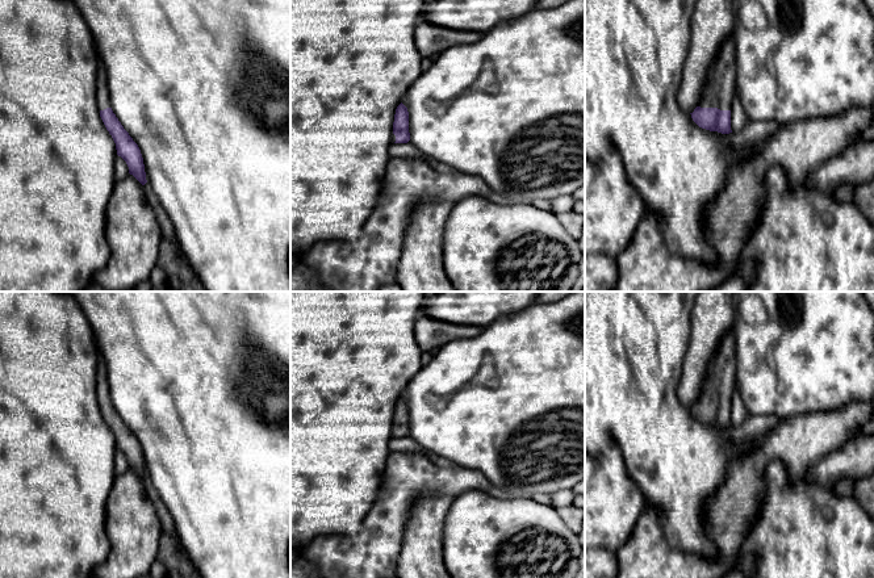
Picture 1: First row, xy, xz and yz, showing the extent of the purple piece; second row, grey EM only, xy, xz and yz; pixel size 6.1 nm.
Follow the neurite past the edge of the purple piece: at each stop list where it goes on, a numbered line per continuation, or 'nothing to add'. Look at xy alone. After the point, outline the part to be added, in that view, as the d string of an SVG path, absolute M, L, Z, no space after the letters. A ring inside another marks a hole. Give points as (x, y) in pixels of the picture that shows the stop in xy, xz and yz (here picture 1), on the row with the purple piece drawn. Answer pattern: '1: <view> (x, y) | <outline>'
1: xy (103, 99) | M99 58L97 80L96 80L96 101L99 110L112 108L112 101L109 99L109 89L106 84L106 72L100 58Z

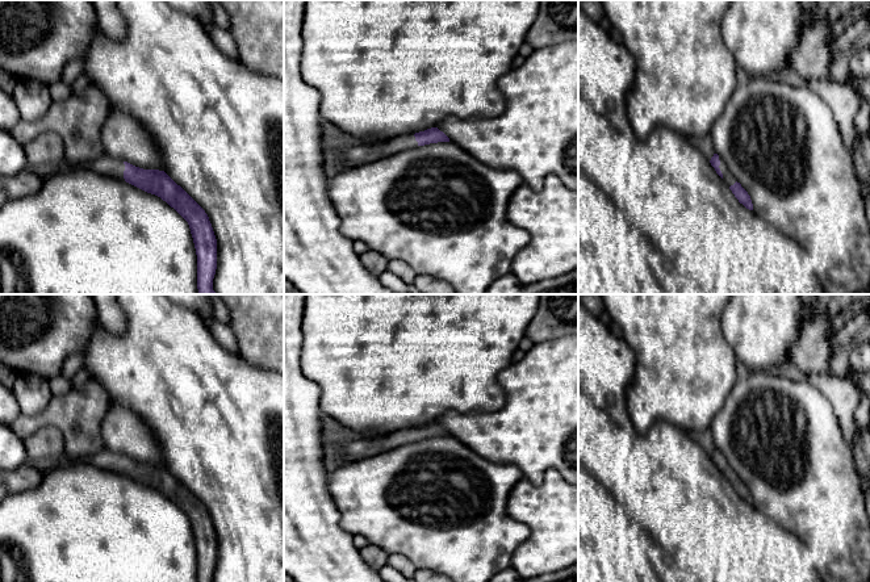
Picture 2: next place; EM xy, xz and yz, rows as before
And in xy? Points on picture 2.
1: xy (107, 166) | M106 155L83 164L70 164L67 160L64 160L60 166L42 166L42 167L26 166L24 171L34 172L37 176L39 176L45 181L46 179L51 177L53 175L60 172L62 169L67 167L74 167L78 169L89 169L89 171L125 181L124 160L114 159Z

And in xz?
1: xz (356, 155) | M405 134L377 146L364 146L361 143L342 148L346 169L380 160L401 151L418 147L414 134Z

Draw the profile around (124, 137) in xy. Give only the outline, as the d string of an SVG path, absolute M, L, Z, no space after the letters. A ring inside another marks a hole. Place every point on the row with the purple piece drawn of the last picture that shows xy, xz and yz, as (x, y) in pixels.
M110 109L101 130L104 155L143 169L163 171L155 139L134 116Z

